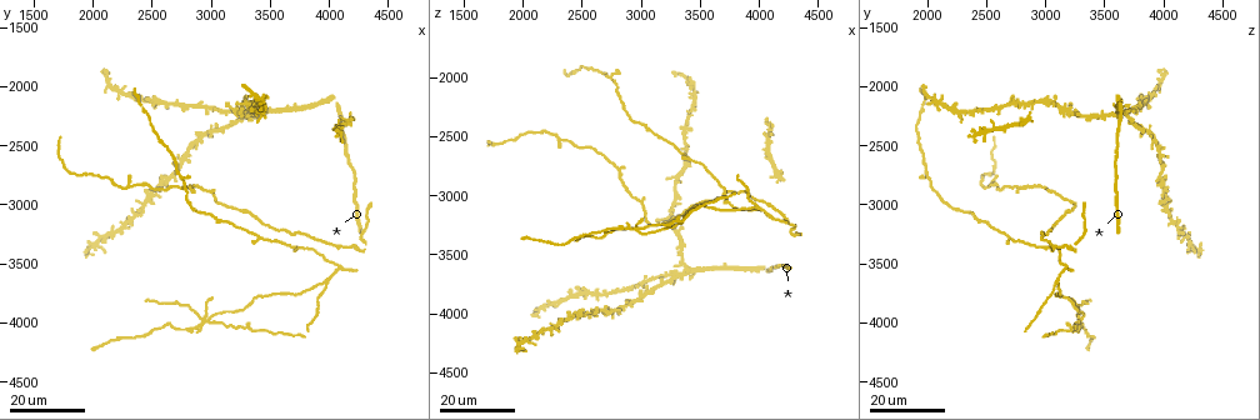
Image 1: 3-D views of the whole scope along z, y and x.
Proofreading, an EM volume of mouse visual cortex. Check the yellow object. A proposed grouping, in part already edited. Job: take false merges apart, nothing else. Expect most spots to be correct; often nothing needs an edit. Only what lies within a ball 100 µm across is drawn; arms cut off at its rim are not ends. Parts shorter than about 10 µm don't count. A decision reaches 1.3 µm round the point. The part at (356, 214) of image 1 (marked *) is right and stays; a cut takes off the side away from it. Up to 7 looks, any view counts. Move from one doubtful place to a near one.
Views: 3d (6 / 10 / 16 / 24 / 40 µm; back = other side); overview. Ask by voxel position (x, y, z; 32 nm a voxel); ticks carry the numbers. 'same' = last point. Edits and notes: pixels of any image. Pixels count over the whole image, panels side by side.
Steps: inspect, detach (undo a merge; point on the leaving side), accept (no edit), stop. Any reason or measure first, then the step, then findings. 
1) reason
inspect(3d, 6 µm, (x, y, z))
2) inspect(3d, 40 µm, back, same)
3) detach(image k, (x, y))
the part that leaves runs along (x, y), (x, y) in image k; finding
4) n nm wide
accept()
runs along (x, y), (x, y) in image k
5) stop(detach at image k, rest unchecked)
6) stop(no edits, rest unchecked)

two arms in line, one across
inspect(3d, 24 µm, (4080, 3520, 3160))

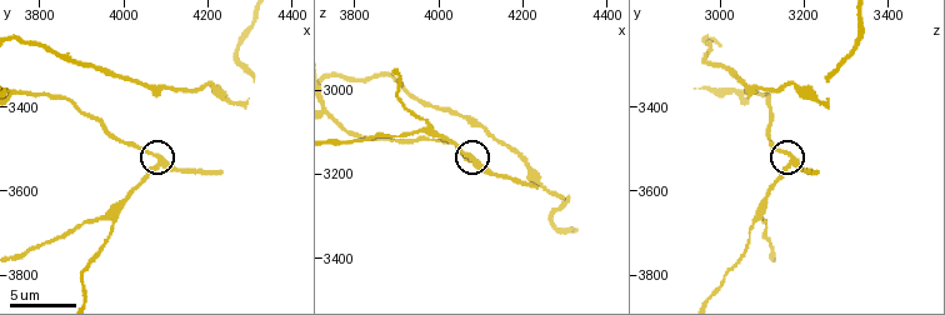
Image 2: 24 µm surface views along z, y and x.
inspect(3d, 6 µm, (4065, 3515, 3160))

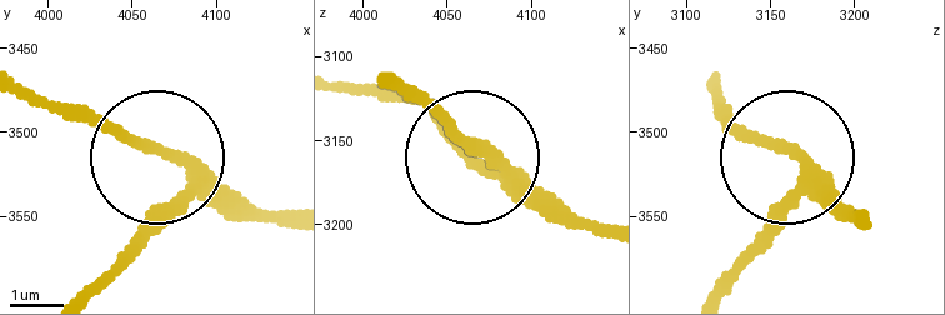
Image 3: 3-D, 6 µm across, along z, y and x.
3 arms
accept()
continuous, no second neuron

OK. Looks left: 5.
three arms meet
inspect(3d, 6 µm, (3965, 3665, 3090))

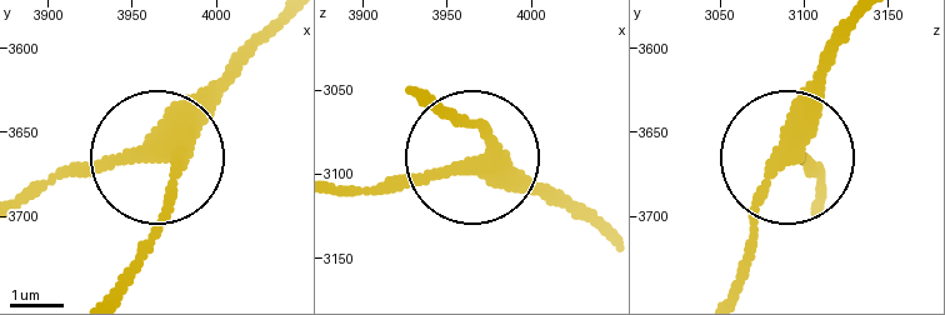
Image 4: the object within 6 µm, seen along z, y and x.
320 nm wide
accept()
runs along (851, 24), (824, 65), (819, 119), (775, 173), (744, 261) in image 4; all the same neuron

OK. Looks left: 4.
thick turns thin
inspect(3d, 16 µm, (2240, 4140, 3420))

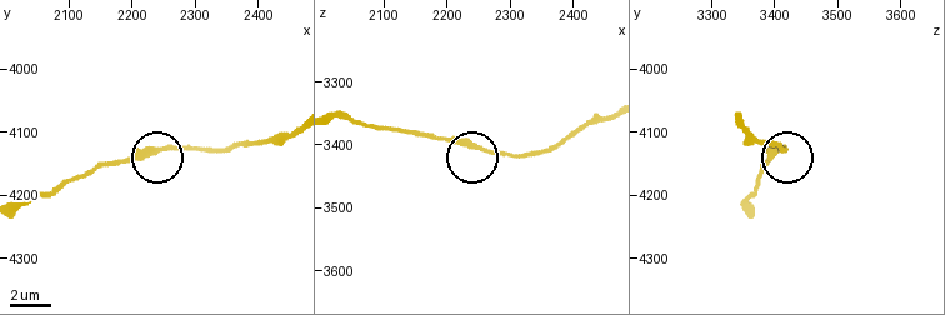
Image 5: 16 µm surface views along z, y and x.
inspect(3d, 6 µm, (2270, 4120, 3415))

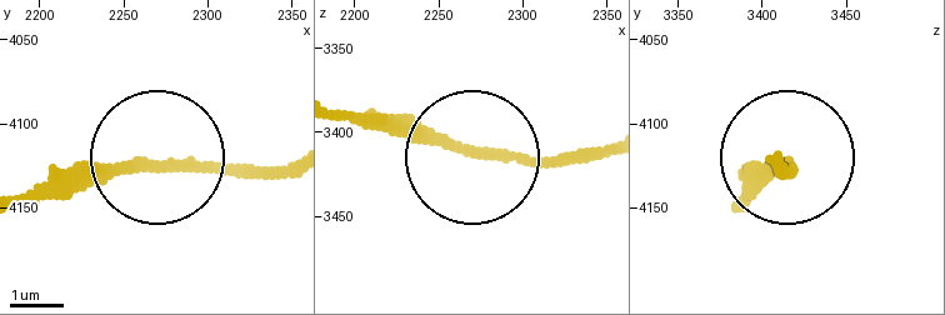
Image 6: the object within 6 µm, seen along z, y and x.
200 nm wide
accept()
runs along (288, 174), (168, 160), (38, 188) in image 6; one neuron here

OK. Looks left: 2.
stop(no edits, rest unchecked)

